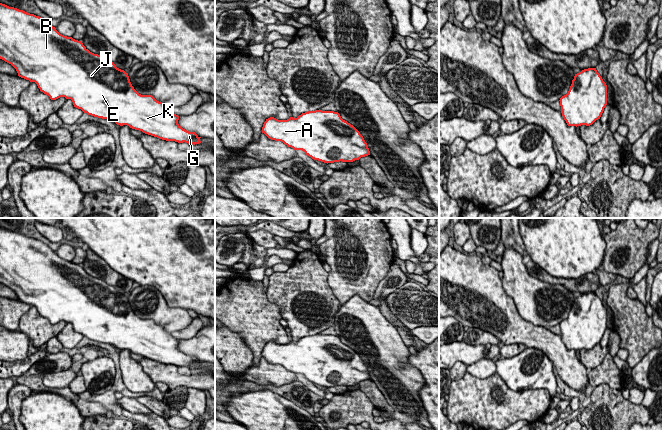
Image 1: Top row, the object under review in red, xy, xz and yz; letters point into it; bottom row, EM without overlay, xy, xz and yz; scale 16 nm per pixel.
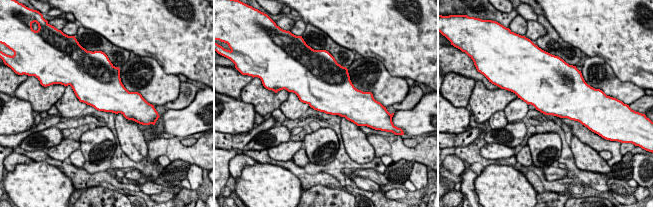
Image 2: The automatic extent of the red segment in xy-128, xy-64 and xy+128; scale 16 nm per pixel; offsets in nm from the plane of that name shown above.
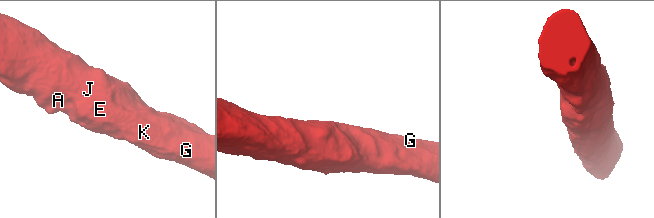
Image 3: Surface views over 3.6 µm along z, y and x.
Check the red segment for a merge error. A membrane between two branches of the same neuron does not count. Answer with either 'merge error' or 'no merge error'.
no merge error

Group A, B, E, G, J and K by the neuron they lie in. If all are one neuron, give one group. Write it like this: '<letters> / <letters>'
A B E G J K

